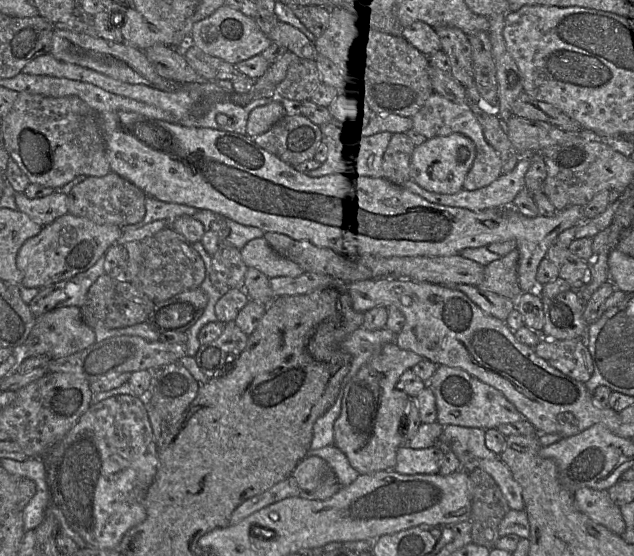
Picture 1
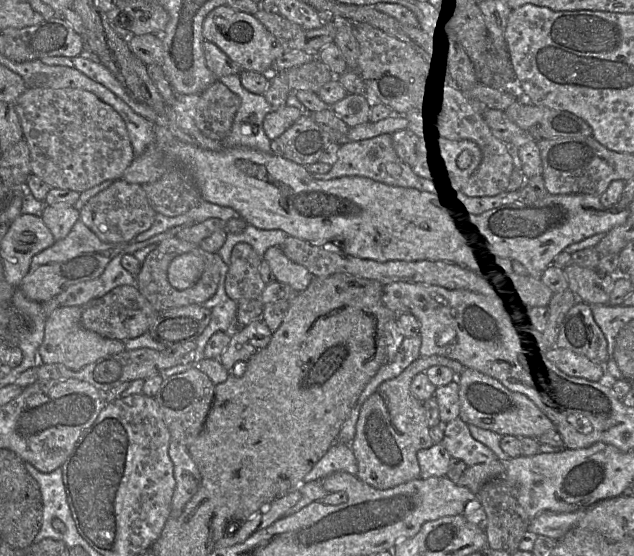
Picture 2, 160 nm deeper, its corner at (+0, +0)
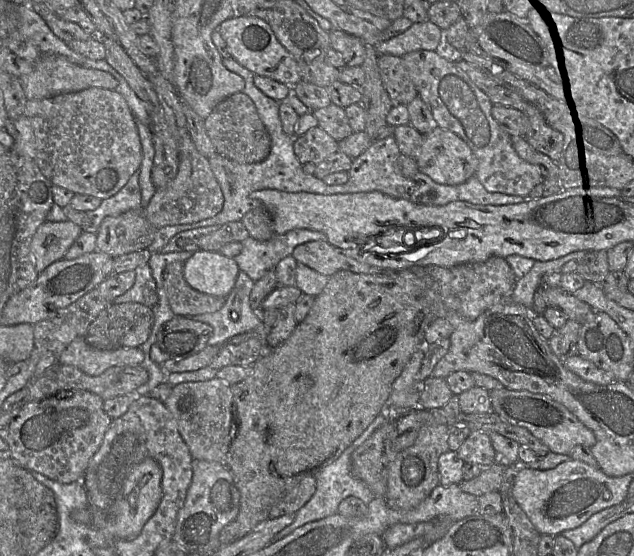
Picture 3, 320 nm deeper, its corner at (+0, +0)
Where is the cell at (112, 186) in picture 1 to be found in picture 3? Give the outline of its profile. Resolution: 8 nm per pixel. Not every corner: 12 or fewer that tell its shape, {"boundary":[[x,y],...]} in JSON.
{"boundary":[[143,209],[106,217],[97,250],[115,258],[148,249]]}

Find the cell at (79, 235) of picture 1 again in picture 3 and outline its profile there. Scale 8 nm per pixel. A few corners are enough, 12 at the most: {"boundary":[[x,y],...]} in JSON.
{"boundary":[[96,250],[60,259],[13,295],[1,325],[56,316],[113,274]]}

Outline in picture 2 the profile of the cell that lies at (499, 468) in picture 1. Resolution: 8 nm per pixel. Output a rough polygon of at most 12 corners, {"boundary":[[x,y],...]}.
{"boundary":[[460,418],[444,427],[442,446],[468,466],[489,463],[492,450]]}

